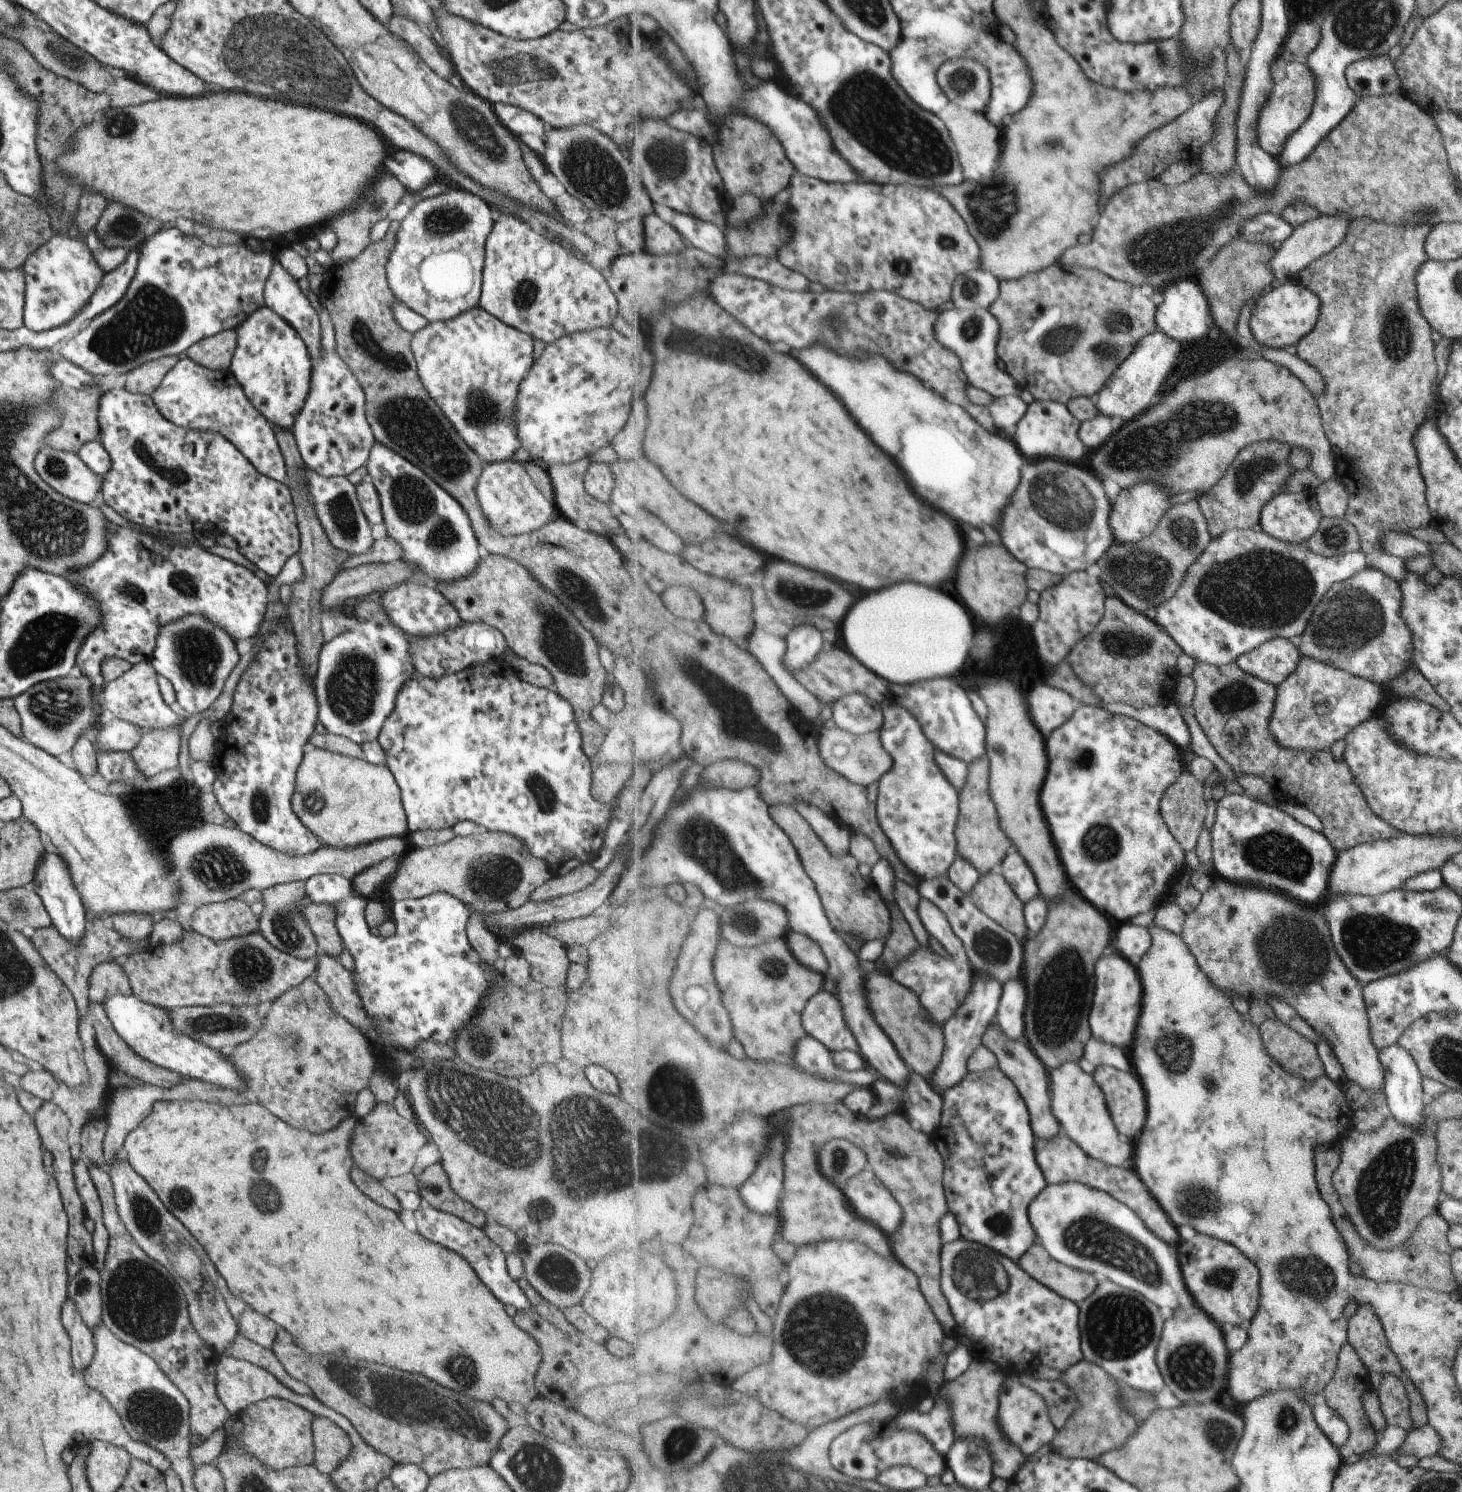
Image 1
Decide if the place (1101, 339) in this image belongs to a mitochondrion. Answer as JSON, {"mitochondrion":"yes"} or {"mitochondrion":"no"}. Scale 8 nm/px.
{"mitochondrion":"yes"}

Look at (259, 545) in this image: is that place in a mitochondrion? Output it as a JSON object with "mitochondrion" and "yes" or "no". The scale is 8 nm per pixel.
{"mitochondrion":"no"}

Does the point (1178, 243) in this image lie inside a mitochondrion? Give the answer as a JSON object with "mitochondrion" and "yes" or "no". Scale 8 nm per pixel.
{"mitochondrion":"yes"}

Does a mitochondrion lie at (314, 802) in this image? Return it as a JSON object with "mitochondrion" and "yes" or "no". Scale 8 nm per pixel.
{"mitochondrion":"yes"}

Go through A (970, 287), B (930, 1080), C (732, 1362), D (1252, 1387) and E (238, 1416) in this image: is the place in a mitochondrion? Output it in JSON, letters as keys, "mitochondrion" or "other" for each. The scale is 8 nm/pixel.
{"A":"mitochondrion","B":"other","C":"other","D":"other","E":"other"}

